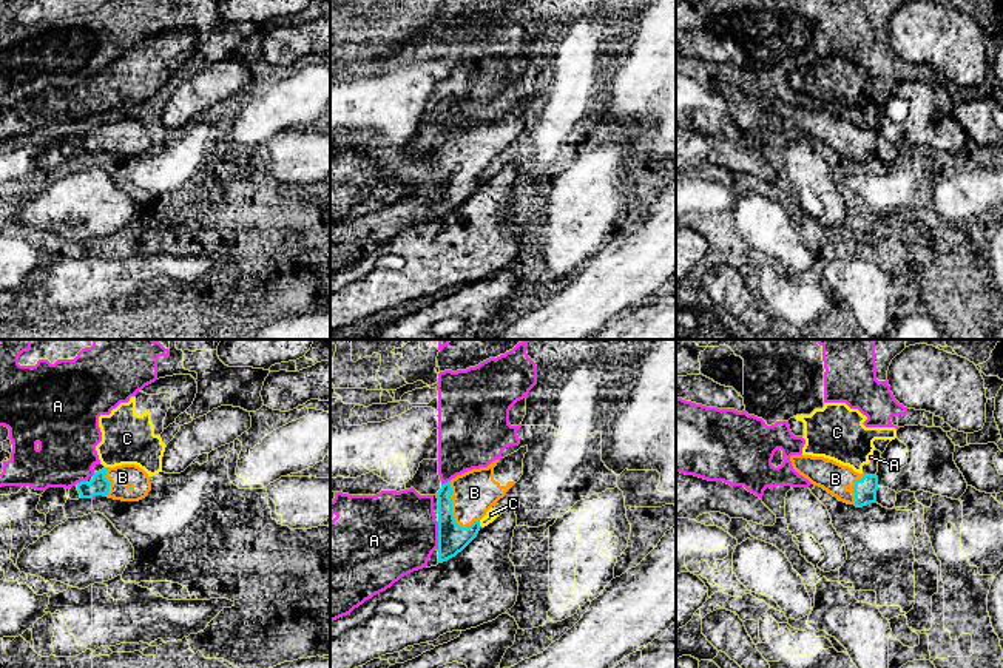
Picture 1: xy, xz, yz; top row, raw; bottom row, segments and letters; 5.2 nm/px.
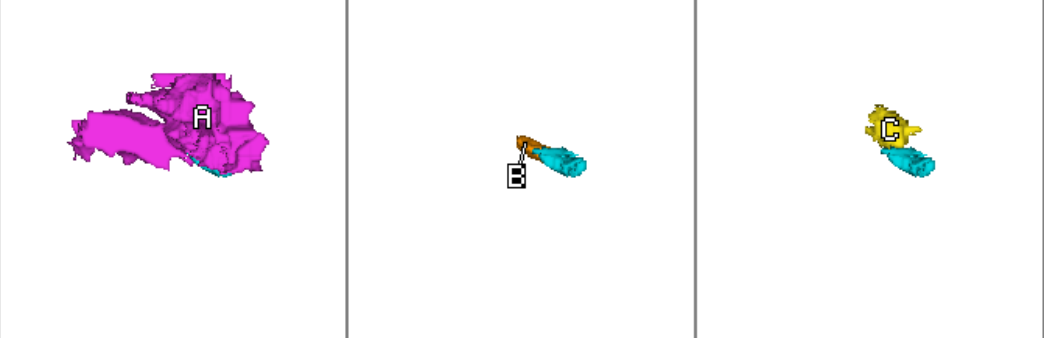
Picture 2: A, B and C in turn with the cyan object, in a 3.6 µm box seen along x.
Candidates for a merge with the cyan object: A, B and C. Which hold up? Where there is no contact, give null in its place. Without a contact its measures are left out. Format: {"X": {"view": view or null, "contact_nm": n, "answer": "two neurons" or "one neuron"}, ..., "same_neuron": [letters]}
{"A": {"view": "xz", "contact_nm": 150, "answer": "two neurons"}, "B": {"view": "xz", "contact_nm": 260, "answer": "one neuron"}, "C": {"view": "xz", "contact_nm": 30, "answer": "two neurons"}, "same_neuron": ["B"]}

